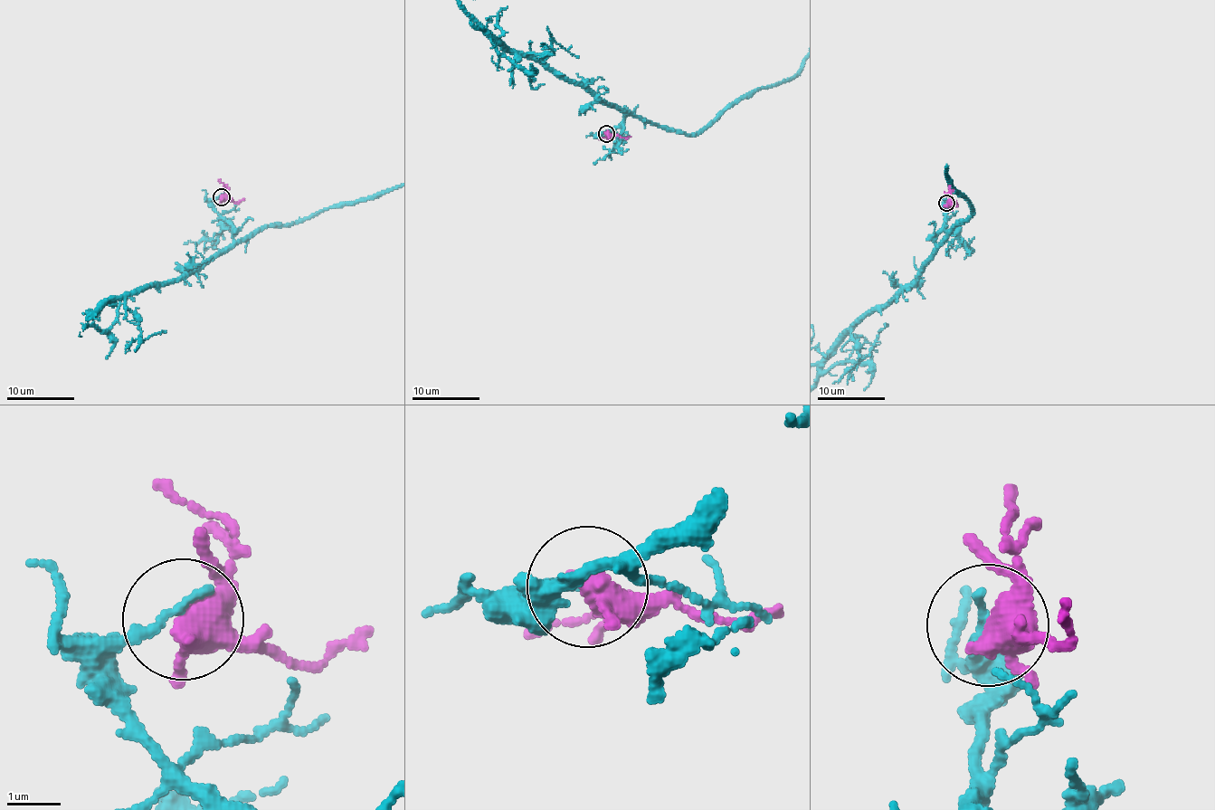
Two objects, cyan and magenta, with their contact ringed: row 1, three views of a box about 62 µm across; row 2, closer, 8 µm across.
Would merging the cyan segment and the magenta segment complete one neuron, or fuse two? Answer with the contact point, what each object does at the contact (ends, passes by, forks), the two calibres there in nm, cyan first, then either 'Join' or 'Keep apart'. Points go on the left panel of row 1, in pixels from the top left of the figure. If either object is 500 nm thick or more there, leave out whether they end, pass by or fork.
Place: (221, 196). At the ring cyan ends. At the ring magenta forks. Thickness 160 nm (cyan) against 380 nm. Keep apart

